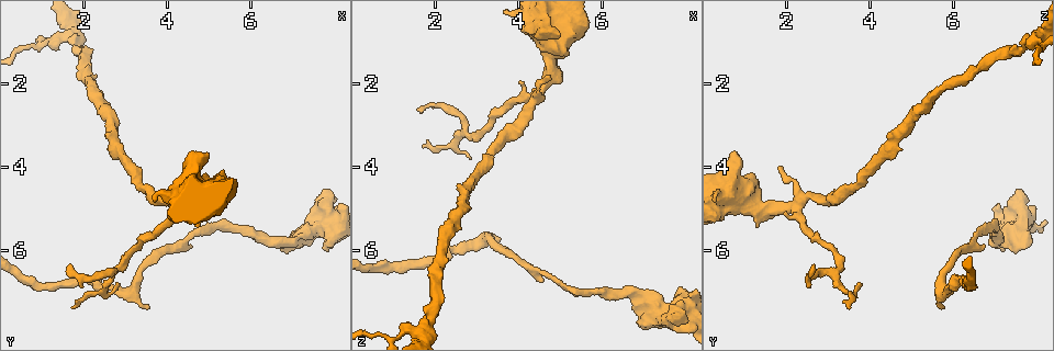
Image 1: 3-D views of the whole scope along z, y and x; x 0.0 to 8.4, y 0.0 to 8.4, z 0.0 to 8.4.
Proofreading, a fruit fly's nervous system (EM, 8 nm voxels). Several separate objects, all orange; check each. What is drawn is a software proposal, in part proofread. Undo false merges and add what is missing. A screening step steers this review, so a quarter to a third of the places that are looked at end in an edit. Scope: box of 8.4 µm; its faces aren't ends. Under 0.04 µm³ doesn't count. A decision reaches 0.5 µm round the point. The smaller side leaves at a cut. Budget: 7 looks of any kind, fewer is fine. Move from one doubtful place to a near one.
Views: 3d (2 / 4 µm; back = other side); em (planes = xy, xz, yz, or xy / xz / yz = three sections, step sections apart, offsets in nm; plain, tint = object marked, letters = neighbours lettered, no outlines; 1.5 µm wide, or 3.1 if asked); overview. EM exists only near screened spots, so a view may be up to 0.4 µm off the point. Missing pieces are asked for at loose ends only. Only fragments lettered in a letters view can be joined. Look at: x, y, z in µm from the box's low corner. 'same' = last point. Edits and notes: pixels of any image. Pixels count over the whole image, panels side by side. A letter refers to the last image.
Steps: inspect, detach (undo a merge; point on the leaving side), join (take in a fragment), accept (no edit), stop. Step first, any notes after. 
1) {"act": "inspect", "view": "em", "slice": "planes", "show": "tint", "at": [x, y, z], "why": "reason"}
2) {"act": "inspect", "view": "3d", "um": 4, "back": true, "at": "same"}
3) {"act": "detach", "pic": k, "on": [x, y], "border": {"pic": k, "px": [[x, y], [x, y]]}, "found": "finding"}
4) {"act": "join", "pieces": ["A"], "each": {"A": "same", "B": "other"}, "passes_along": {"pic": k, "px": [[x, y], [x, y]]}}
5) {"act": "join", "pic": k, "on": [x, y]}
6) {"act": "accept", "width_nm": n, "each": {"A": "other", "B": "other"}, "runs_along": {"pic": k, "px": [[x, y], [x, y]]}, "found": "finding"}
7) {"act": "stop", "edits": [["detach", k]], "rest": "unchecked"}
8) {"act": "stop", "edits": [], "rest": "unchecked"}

{"act": "inspect", "view": "em", "slice": "planes", "show": "tint", "at": [2.75, 6.45, 3.25], "why": "sharp bend"}

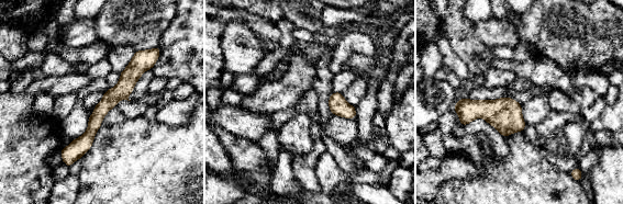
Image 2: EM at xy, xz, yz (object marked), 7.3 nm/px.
{"act": "inspect", "view": "em", "slice": "planes", "show": "letters", "at": "same", "why": "see the neighbours"}

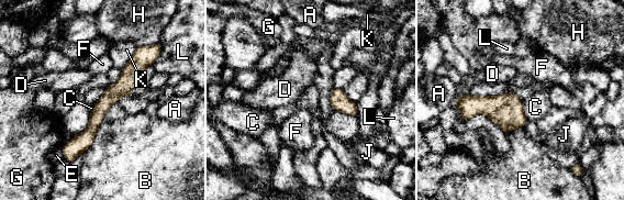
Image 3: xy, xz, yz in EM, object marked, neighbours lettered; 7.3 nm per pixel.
{"act": "accept", "longest_contact_nm": ["B", 460], "each": {"A": "other", "B": "other", "C": "other", "D": "other", "E": "other", "F": "other", "G": "other", "H": "other", "J": "other", "K": "other", "L": "other"}, "border": {"pic": 3, "px": [[522, 101], [523, 114], [527, 120]]}, "found": "all the same neuron"}

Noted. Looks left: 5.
{"act": "inspect", "view": "em", "slice": "planes", "show": "letters", "at": [3.60, 7.40, 5.75], "why": "free end"}

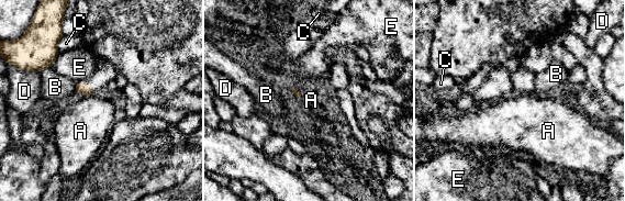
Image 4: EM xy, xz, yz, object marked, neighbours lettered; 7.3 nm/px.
{"act": "accept", "each": {"A": "other", "B": "other", "C": "other", "D": "other", "E": "other"}, "found": "none of them fits"}

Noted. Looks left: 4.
{"act": "inspect", "view": "em", "slice": "planes", "show": "letters", "at": [7.60, 4.75, 7.55], "why": "stops while still wide"}

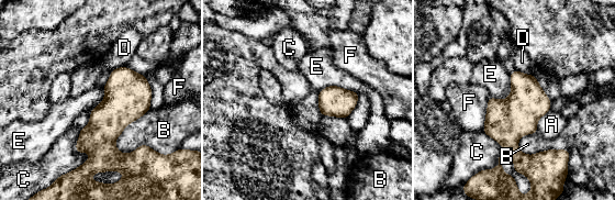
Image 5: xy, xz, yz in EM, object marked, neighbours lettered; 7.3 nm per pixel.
{"act": "accept", "each": {"A": "other", "B": "other", "C": "other", "D": "other", "E": "other", "F": "other"}, "border": {"pic": 5, "px": [[510, 75], [510, 93], [490, 97]]}, "found": "no lettered fragment goes on from it"}

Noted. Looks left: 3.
{"act": "stop", "edits": [], "rest": "unchecked"}

